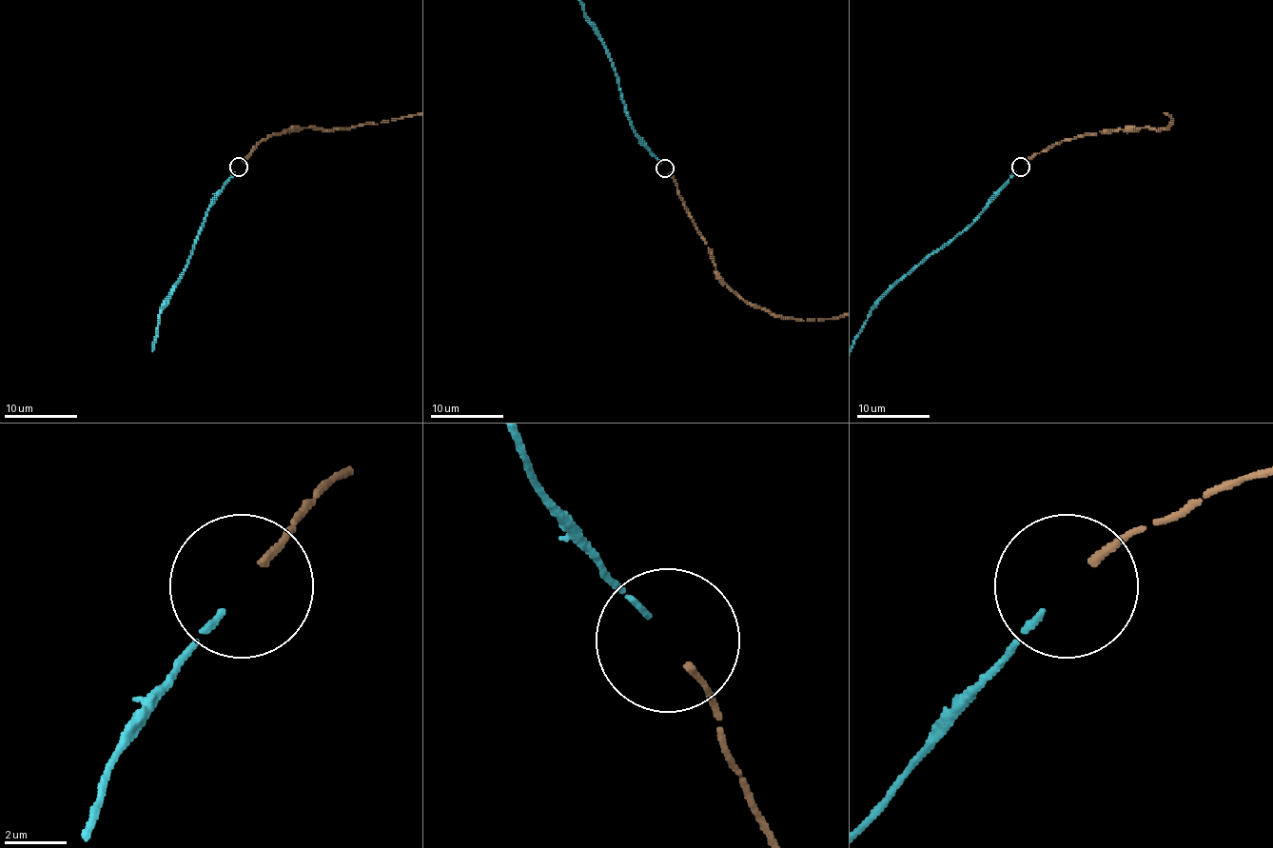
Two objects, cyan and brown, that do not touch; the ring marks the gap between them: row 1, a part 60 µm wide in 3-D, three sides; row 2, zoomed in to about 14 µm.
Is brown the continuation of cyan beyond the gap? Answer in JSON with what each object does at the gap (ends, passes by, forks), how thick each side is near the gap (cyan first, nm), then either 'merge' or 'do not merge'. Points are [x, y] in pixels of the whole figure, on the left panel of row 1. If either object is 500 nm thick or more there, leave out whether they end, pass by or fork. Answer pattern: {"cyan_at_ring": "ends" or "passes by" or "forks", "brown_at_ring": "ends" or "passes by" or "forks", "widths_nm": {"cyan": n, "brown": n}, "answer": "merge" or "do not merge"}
{"cyan_at_ring": "ends", "brown_at_ring": "ends", "widths_nm": {"cyan": 200, "brown": 260}, "answer": "merge"}

